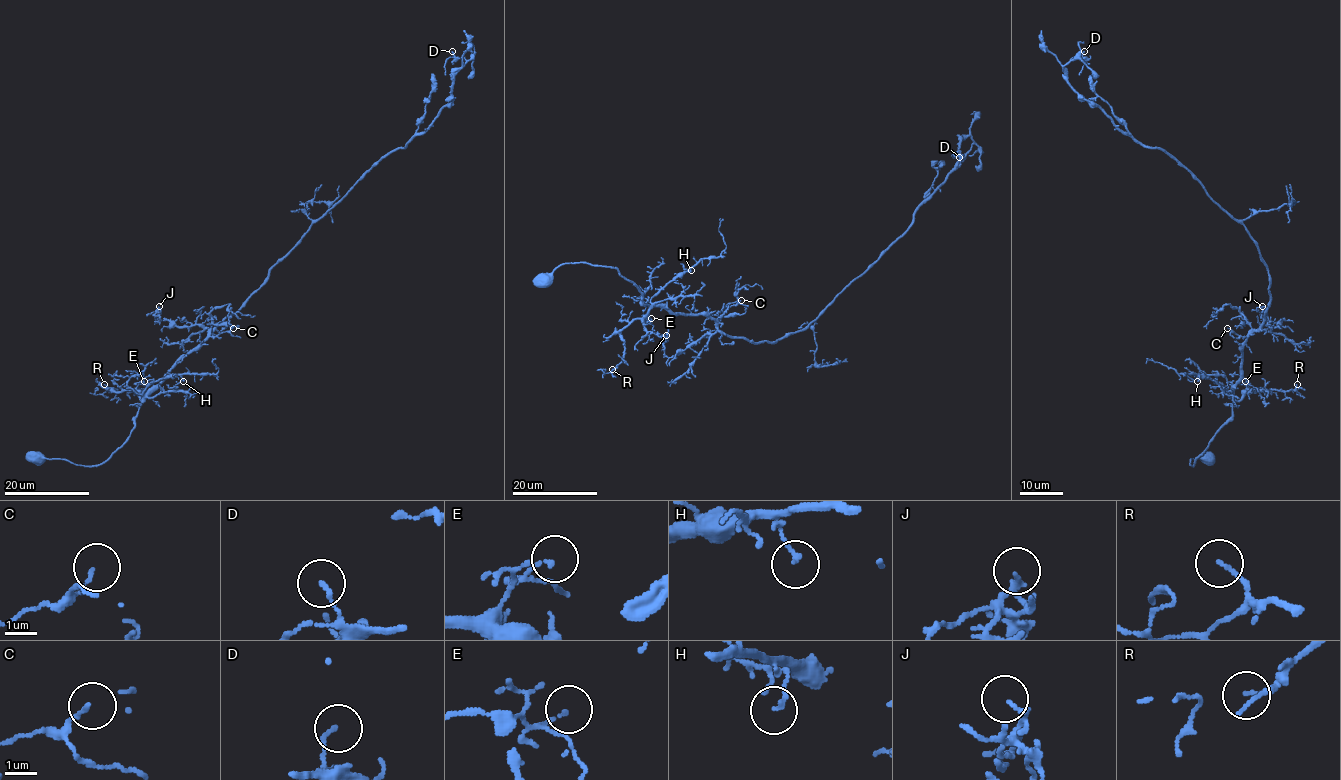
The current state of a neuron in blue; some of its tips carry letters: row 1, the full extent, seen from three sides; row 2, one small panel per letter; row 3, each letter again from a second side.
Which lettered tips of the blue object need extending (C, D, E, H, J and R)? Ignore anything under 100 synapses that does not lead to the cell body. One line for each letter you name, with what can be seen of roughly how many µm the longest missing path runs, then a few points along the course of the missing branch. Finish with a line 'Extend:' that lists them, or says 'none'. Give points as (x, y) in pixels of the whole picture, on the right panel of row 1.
J: missing 20 µm; course (1262, 306), (1265, 308), (1276, 288), (1272, 281), (1272, 269), (1267, 264), (1261, 268)
Extend: J

